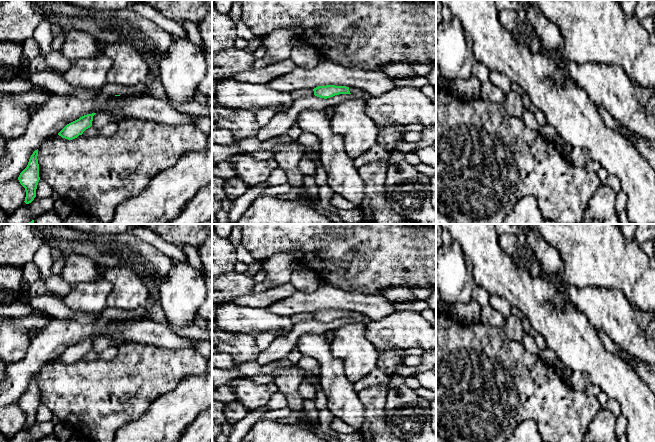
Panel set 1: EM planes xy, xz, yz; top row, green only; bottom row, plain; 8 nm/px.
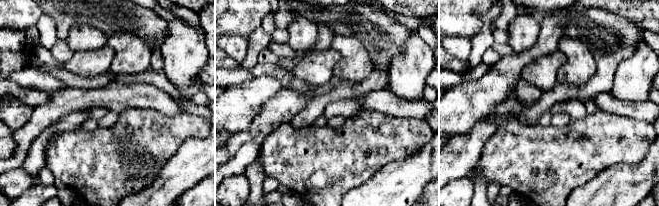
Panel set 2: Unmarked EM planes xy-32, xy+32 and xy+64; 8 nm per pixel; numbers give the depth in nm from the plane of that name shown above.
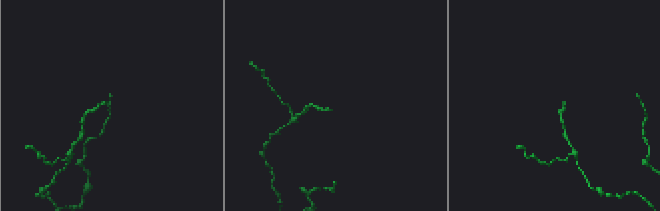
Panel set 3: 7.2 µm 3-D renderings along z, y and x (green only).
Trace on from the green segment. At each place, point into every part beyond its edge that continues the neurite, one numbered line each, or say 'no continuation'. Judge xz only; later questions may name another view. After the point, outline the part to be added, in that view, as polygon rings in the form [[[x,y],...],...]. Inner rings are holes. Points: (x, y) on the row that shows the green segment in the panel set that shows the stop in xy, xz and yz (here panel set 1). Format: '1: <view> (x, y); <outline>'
1: xz (366, 95); [[[349,88],[349,91],[351,94],[359,94],[361,96],[363,96],[366,100],[371,98],[371,95],[361,89],[357,89],[357,88]]]

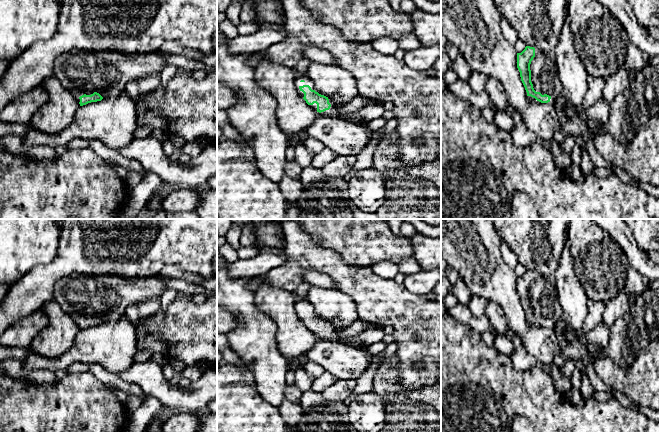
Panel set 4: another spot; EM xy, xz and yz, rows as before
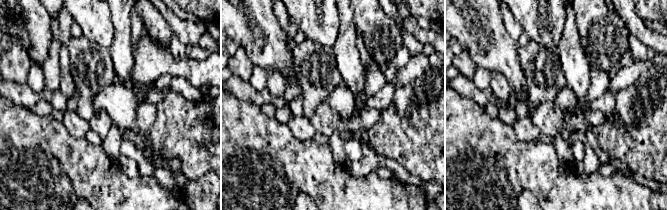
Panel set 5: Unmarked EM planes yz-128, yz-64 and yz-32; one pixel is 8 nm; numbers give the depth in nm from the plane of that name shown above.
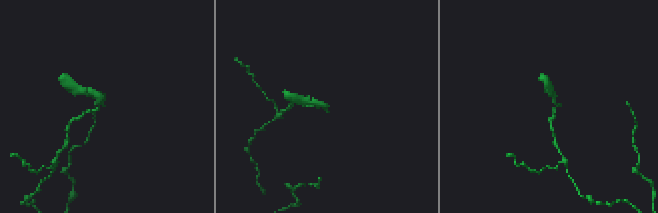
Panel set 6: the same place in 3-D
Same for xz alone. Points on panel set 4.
1: xz (308, 81); [[[297,75],[294,80],[295,87],[298,91],[298,94],[303,98],[304,93],[299,89],[300,86],[309,85],[312,90],[315,90],[314,82],[308,76],[299,76]]]

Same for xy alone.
1: xy (107, 72); [[[72,50],[61,54],[54,64],[54,76],[70,90],[78,102],[79,97],[94,92],[99,93],[103,99],[118,96],[126,91],[131,81],[141,81],[151,74],[162,72],[167,66],[167,58],[171,54],[164,54],[160,50],[147,54],[124,54],[116,50],[103,50],[98,52]]]

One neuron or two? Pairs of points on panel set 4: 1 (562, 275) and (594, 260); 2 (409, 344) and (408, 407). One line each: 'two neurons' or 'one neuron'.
1: two neurons
2: two neurons

